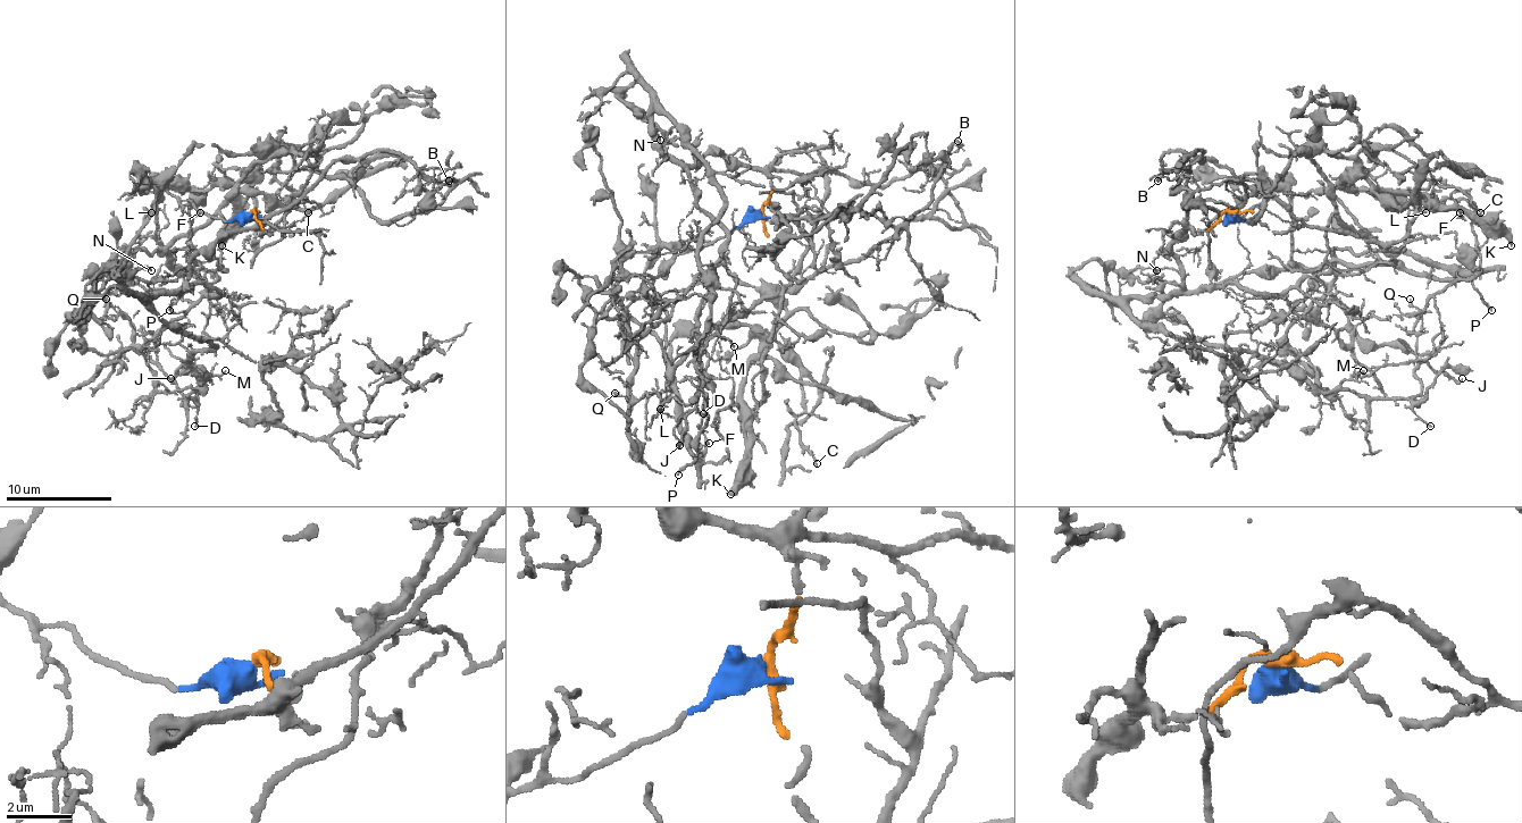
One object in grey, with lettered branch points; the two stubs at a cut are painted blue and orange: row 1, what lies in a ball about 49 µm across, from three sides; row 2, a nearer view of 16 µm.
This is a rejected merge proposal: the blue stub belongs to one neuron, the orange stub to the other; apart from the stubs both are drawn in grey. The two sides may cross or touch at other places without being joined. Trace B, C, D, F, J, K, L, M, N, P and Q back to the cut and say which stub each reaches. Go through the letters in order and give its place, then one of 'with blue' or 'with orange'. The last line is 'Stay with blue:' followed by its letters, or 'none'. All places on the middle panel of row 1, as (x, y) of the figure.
B: place (958, 141); with orange
C: place (817, 463); with blue
D: place (703, 413); with orange
F: place (709, 443); with blue
J: place (679, 445); with orange
K: place (730, 494); with blue
L: place (660, 409); with blue
M: place (734, 346); with orange
N: place (660, 140); with orange
P: place (678, 475); with blue
Q: place (615, 393); with orange
Stay with blue: C, F, K, L, P

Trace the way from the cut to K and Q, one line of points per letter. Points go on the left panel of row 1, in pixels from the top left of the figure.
K: (251, 213), (211, 218), (156, 181), (132, 194), (158, 196), (164, 248), (251, 176), (222, 245)
Q: (251, 213), (261, 229), (219, 234), (187, 279), (144, 297), (214, 345), (190, 359), (192, 399), (105, 297)

